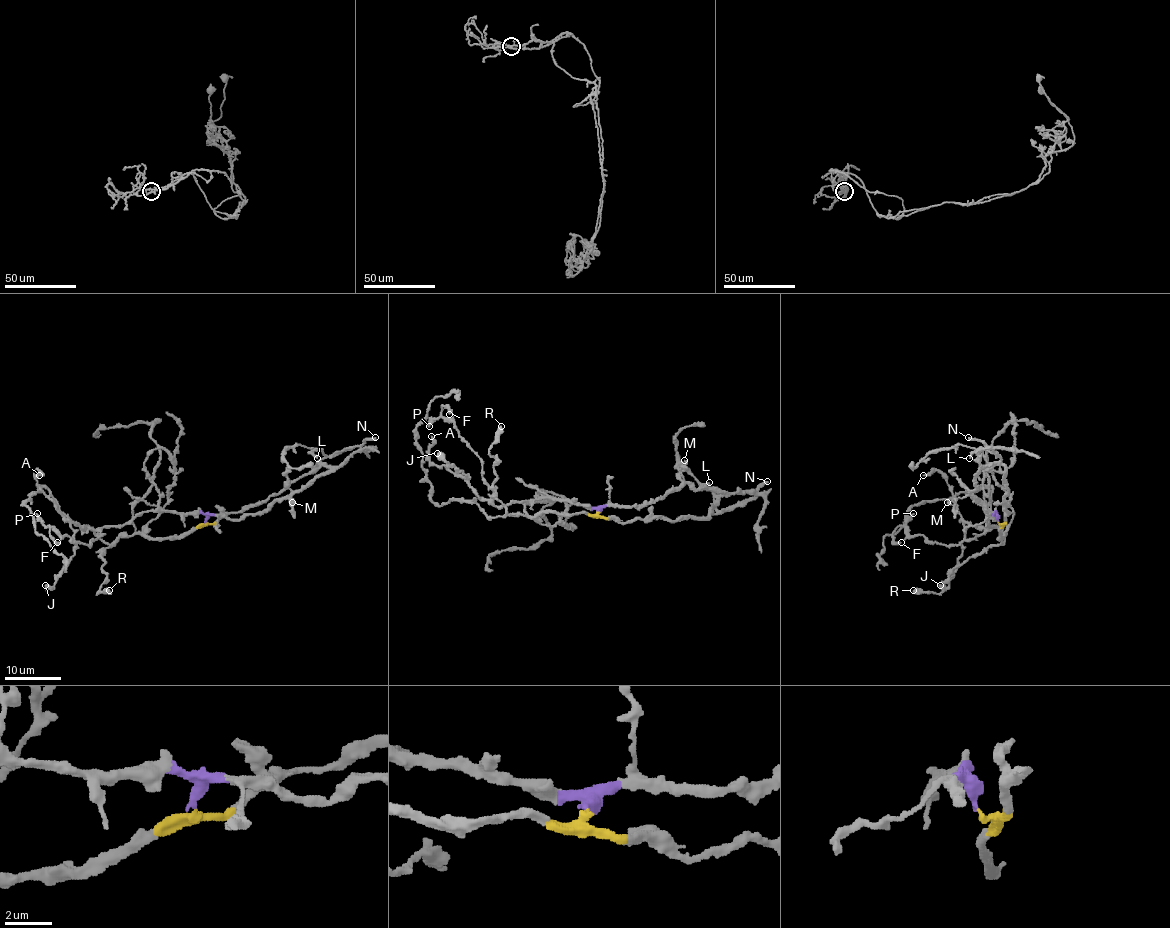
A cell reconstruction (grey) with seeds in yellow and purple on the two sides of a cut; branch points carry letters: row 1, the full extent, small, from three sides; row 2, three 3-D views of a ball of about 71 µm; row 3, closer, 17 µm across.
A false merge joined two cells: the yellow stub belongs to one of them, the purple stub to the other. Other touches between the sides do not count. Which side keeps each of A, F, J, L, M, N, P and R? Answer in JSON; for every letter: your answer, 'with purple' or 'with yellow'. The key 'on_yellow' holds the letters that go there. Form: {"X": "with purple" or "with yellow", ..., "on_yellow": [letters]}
{"A": "with purple", "F": "with purple", "J": "with purple", "L": "with yellow", "M": "with purple", "N": "with yellow", "P": "with purple", "R": "with yellow", "on_yellow": ["L", "N", "R"]}

